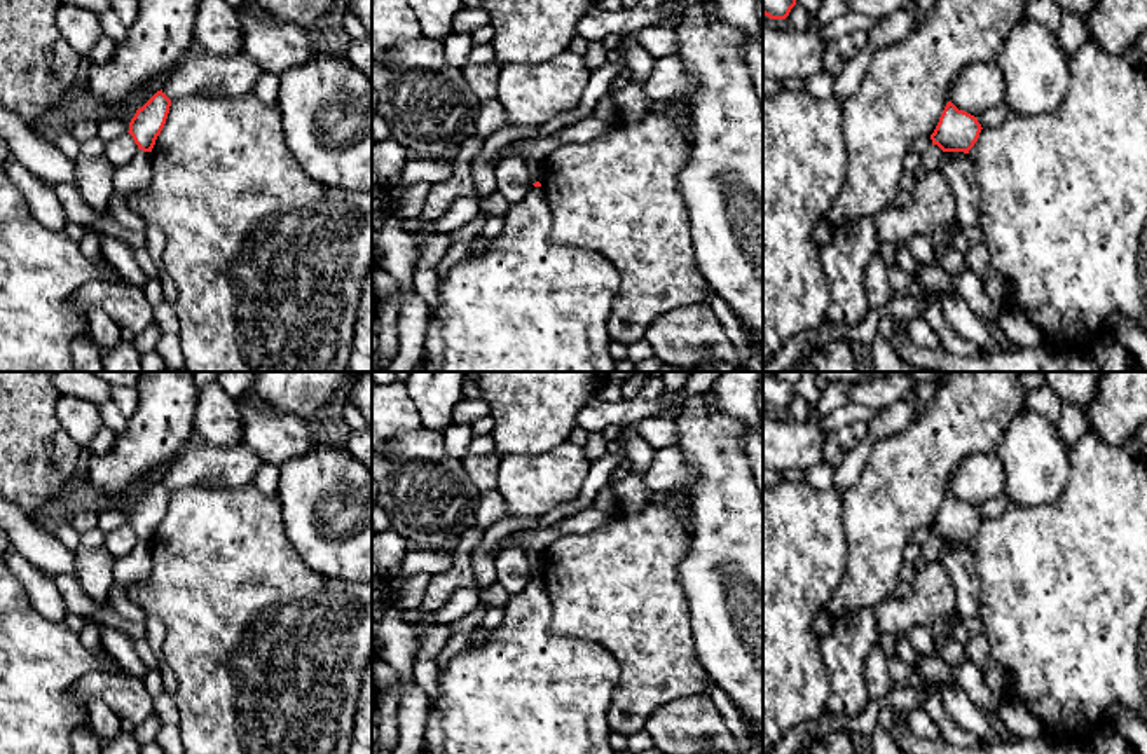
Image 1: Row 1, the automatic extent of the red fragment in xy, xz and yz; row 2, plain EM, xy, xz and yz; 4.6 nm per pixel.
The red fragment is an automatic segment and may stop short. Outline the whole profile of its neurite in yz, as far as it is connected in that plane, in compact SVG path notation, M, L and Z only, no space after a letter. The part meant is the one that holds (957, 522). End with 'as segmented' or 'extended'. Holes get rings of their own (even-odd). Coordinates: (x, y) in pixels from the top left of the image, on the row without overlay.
M948 492L931 531L932 536L938 536L943 543L969 545L978 532L981 520L983 518L974 506L958 501Z | as segmented

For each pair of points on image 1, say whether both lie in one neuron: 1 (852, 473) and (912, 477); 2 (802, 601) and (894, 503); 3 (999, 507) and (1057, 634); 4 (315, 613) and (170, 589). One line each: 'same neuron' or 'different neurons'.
1: different neurons
2: different neurons
3: different neurons
4: same neuron

